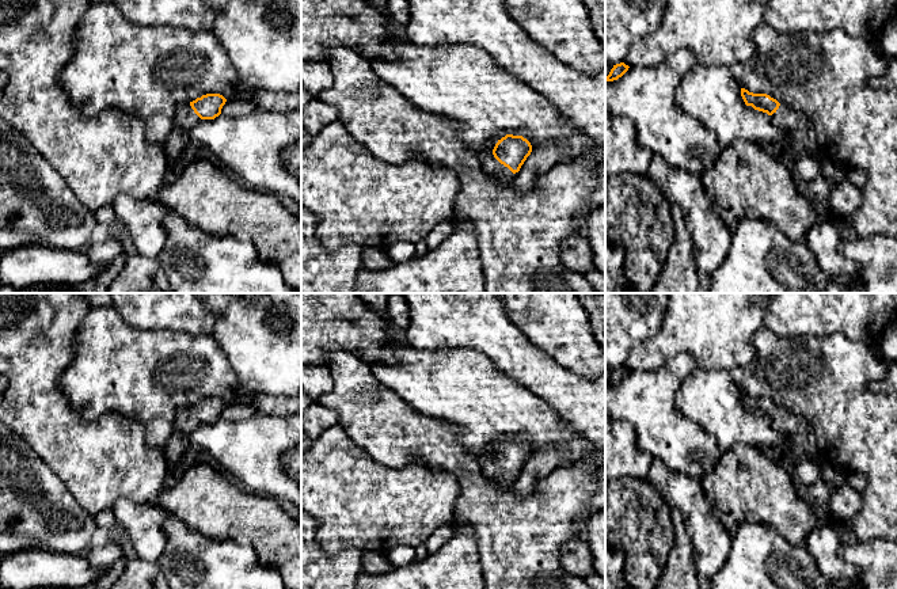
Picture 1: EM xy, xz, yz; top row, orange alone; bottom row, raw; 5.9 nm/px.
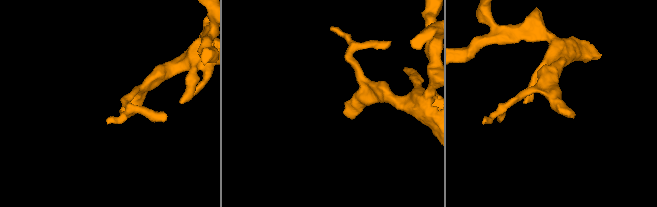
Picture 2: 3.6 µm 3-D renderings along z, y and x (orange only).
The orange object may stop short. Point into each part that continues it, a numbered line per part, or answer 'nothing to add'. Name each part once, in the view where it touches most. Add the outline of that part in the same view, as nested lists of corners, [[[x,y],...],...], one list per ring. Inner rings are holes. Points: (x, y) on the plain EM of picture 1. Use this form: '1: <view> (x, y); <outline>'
1: xz (491, 470); [[[478,455],[478,461],[482,467],[482,471],[484,476],[495,483],[505,483],[505,482],[512,482],[513,476],[501,468],[493,459],[491,455]]]

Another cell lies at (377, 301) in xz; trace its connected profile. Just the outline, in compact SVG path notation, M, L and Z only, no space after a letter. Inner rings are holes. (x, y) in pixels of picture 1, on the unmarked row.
M358 293L361 300L366 303L370 308L384 315L387 311L387 304L389 293Z

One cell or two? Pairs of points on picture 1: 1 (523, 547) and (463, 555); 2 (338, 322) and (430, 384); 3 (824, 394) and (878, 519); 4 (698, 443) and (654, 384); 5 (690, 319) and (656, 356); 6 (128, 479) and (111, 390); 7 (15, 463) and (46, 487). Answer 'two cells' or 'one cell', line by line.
1: two cells
2: two cells
3: one cell
4: one cell
5: one cell
6: two cells
7: one cell

